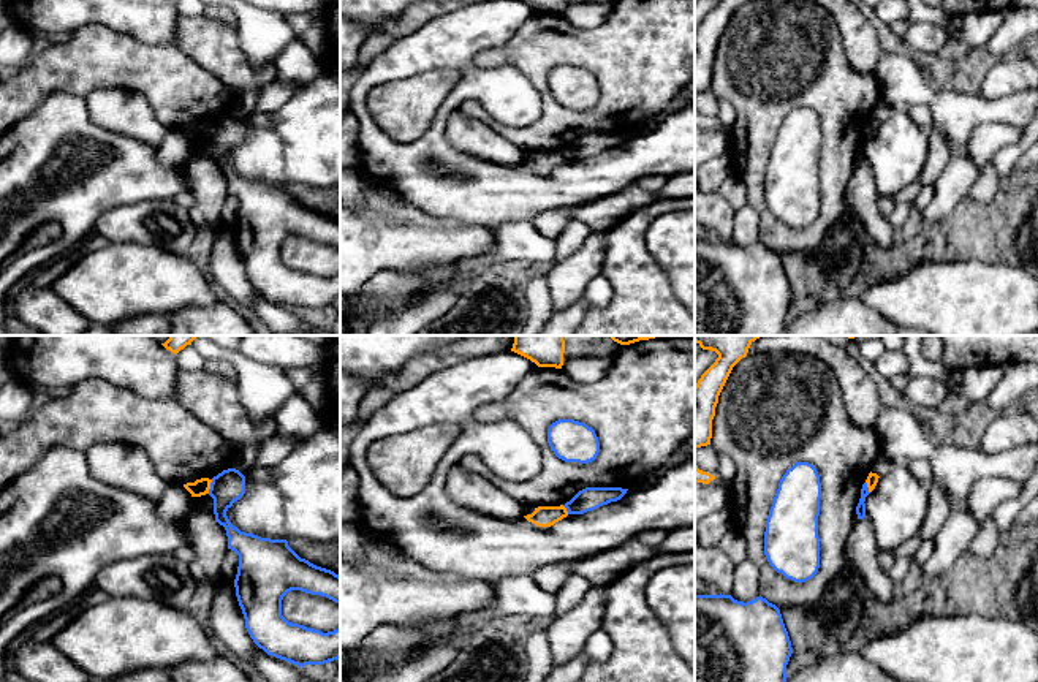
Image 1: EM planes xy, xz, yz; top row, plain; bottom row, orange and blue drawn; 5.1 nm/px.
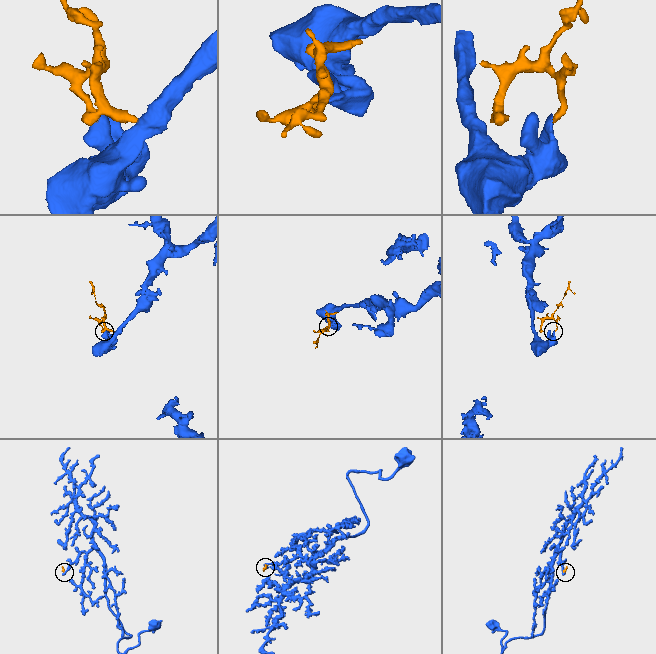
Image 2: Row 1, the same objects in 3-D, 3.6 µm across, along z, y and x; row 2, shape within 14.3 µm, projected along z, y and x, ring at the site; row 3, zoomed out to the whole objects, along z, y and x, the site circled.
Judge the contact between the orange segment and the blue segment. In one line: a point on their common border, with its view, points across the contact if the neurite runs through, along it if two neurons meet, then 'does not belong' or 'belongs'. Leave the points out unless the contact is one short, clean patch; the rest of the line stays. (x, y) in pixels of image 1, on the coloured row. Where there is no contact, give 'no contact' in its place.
meets orange in xy at (209, 486); border along xy (212, 480), (208, 492); does not belong

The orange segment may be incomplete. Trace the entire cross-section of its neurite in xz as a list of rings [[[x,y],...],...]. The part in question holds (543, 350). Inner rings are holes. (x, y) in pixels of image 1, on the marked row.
[[[514,335],[511,351],[530,359],[538,367],[562,369],[565,340],[563,335]]]

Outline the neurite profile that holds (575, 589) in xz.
[[[570,574],[565,584],[555,592],[557,606],[552,619],[573,611],[590,592],[593,584],[579,574]]]

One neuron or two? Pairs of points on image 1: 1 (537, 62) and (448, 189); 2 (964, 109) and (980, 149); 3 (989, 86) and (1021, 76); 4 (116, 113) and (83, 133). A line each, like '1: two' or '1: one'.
1: two
2: two
3: one
4: two

